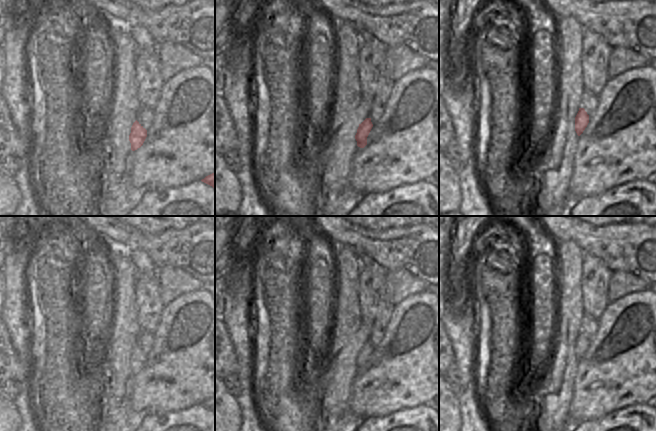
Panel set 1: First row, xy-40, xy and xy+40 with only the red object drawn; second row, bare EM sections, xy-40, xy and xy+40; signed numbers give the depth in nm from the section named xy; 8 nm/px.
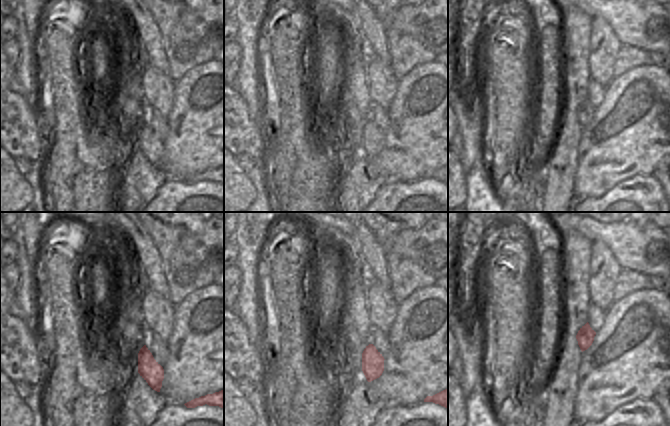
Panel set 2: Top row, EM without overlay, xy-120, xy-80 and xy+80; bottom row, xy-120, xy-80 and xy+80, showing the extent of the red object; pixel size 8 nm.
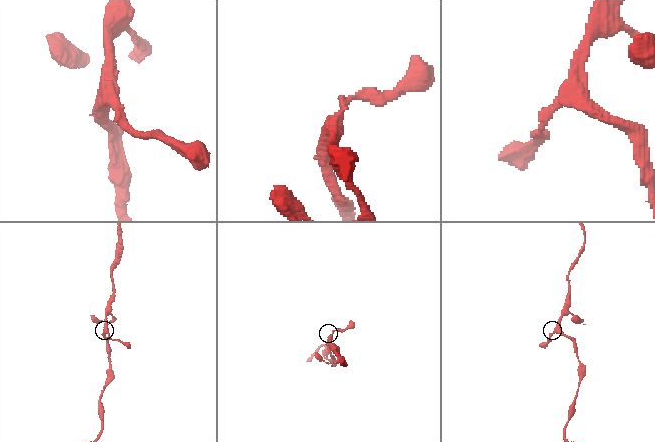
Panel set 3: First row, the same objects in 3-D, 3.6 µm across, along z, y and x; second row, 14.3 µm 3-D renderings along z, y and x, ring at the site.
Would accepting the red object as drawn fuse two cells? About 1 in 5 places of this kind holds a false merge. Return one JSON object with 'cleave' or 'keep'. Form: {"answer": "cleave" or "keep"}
{"answer": "keep"}

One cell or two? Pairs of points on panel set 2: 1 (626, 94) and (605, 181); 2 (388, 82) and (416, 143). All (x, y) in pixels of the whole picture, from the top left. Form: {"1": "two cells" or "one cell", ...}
{"1": "one cell", "2": "two cells"}

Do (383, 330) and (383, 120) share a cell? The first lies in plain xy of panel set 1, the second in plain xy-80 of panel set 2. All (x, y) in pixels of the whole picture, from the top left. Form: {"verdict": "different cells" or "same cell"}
{"verdict": "different cells"}

